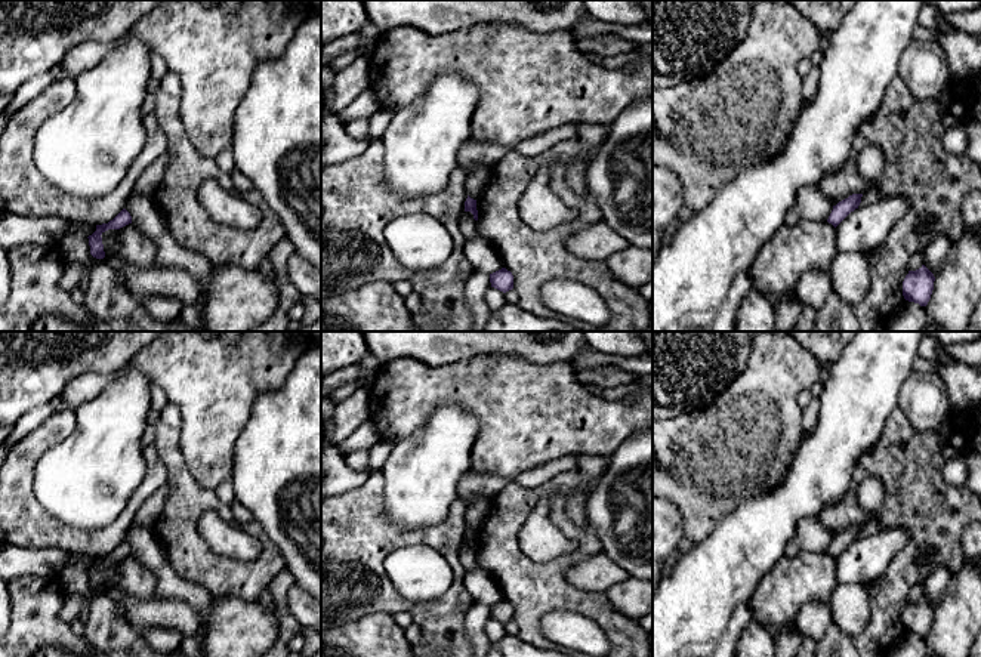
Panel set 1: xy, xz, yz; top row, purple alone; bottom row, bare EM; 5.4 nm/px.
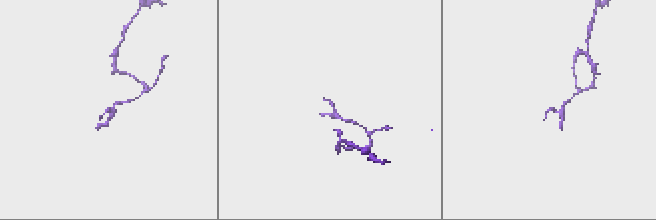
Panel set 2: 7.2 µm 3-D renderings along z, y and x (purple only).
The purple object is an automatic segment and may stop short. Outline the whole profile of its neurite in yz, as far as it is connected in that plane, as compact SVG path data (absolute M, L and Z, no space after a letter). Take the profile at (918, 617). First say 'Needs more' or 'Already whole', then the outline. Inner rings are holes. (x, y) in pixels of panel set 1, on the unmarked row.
Already whole. M925 596L916 602L908 602L903 613L904 630L926 638L934 621L934 613L934 605Z

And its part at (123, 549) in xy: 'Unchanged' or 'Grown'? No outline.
Unchanged

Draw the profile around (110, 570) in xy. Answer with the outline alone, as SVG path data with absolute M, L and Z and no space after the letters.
M108 561L102 564L101 568L102 568L105 587L112 586L118 577L118 561Z

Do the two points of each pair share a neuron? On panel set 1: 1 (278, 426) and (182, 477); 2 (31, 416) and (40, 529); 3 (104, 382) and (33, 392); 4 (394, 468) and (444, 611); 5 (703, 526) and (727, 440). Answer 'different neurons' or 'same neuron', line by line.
1: different neurons
2: different neurons
3: different neurons
4: different neurons
5: same neuron

